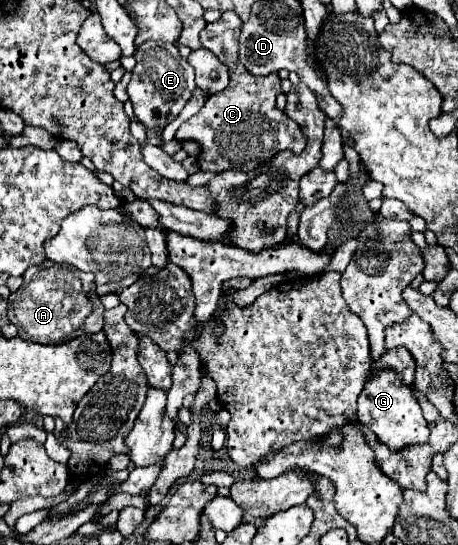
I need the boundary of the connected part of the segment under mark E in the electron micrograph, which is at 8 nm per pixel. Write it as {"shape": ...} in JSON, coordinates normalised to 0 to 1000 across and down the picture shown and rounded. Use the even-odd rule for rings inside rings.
{"shape":[[[334,75],[312,79],[295,97],[295,108],[299,119],[286,130],[286,149],[277,156],[277,174],[290,189],[295,215],[321,237],[356,240],[360,229],[373,226],[395,207],[404,189],[417,182],[417,171],[426,163],[421,123],[391,101],[386,86]]]}

